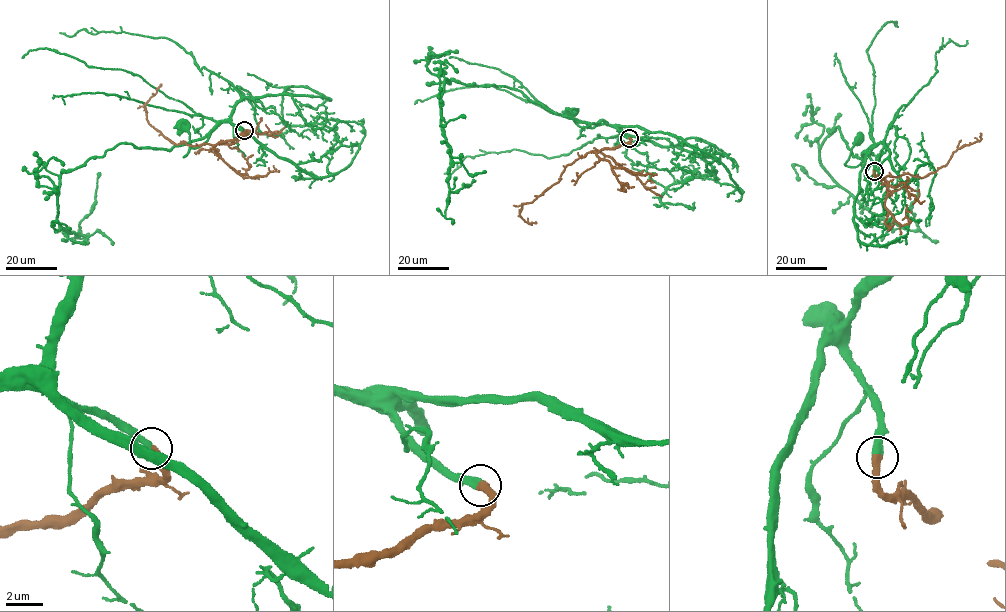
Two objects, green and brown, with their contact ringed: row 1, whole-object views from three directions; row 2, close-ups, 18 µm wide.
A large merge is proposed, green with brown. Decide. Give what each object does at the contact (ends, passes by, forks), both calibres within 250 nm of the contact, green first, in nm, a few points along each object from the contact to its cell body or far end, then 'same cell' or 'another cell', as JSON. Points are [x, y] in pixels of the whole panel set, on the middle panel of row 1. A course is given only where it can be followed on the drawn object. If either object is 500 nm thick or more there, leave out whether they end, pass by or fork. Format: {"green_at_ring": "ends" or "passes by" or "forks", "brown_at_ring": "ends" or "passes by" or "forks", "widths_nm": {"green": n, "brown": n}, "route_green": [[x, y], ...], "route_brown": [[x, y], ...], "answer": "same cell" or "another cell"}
{"green_at_ring": "ends", "brown_at_ring": "ends", "widths_nm": {"green": 400, "brown": 440}, "route_green": [[629, 138], [601, 120], [580, 127], [570, 110], [578, 108], [571, 112]], "route_brown": [[629, 138], [575, 159], [560, 180], [522, 204], [520, 216], [536, 223]], "answer": "same cell"}

